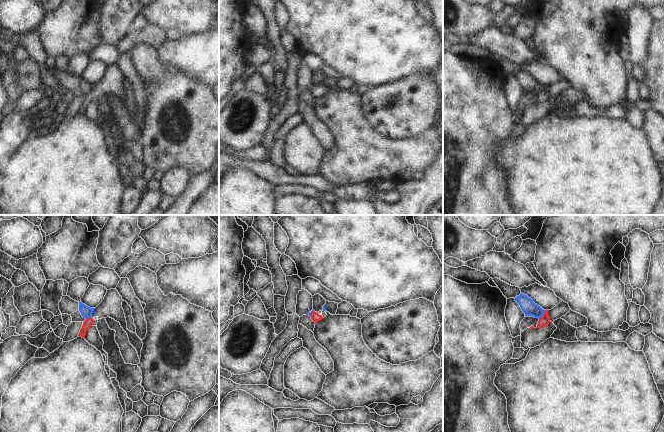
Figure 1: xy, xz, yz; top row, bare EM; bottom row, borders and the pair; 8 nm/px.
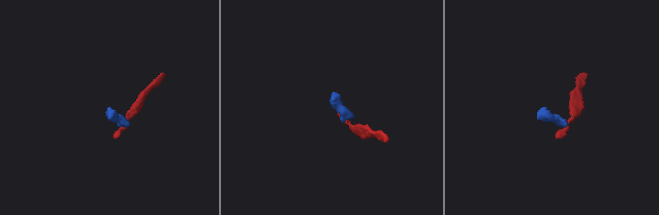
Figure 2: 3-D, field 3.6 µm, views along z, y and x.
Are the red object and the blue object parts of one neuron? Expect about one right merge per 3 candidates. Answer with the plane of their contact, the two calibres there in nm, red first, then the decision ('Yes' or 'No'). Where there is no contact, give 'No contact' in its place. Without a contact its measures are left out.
Touches red in yz. Thickness 80 nm (red) against 120 nm. No.

